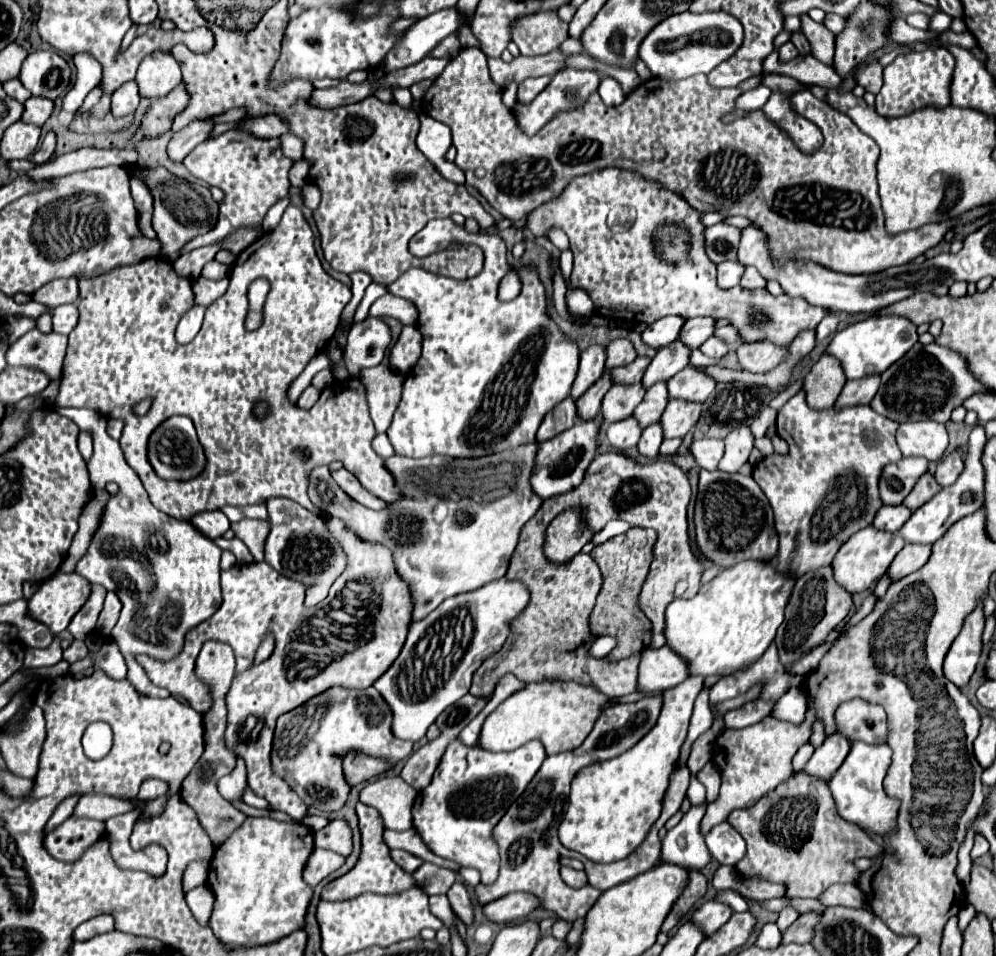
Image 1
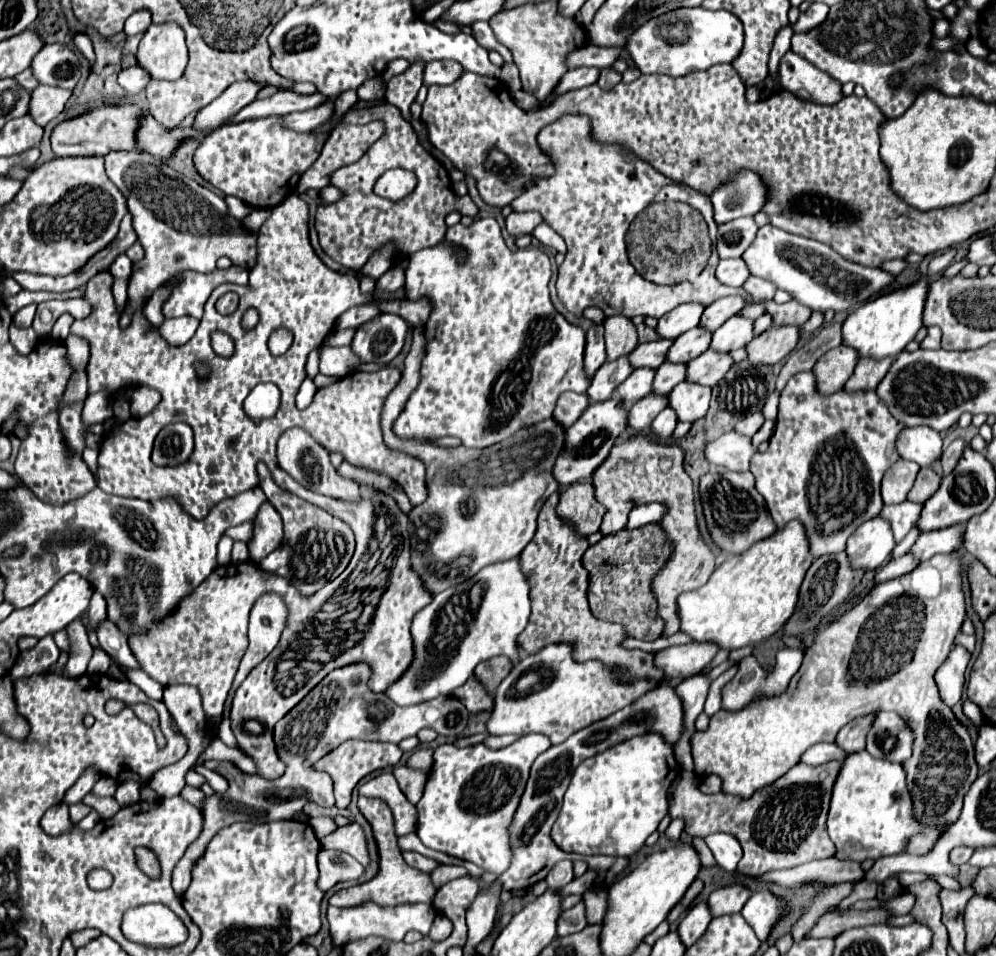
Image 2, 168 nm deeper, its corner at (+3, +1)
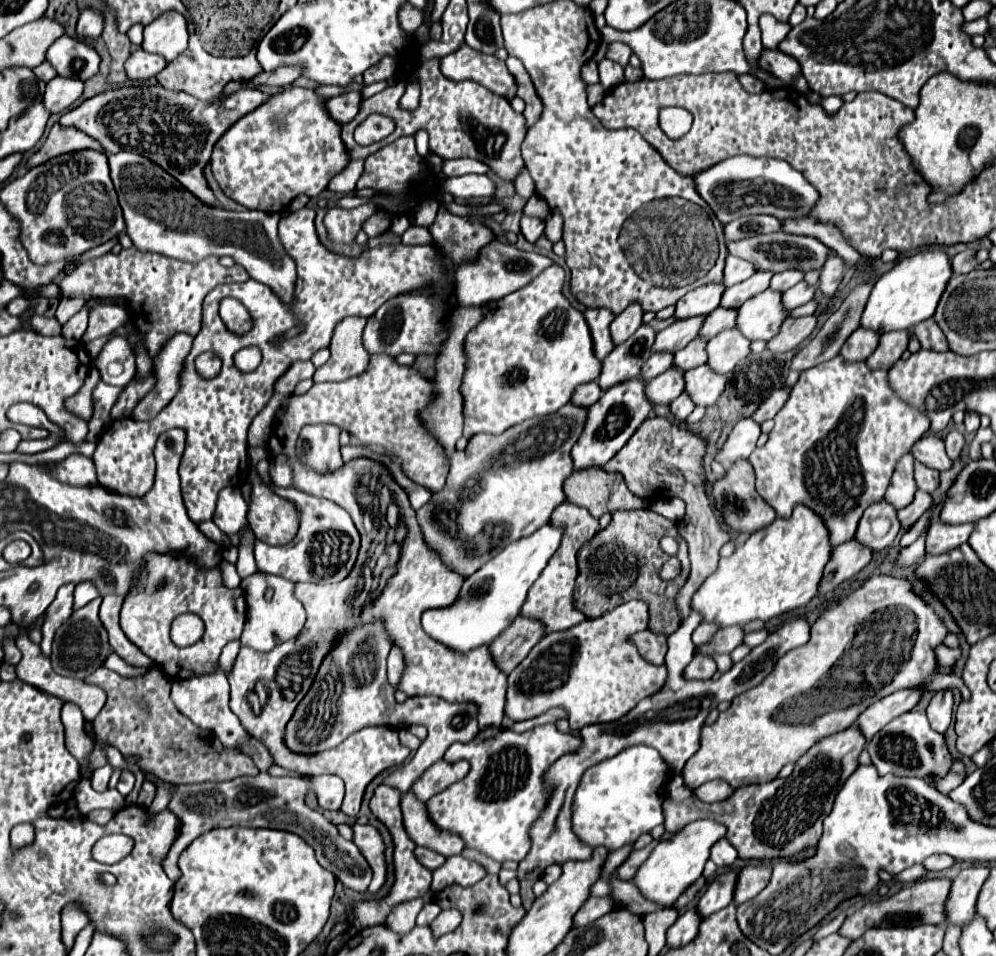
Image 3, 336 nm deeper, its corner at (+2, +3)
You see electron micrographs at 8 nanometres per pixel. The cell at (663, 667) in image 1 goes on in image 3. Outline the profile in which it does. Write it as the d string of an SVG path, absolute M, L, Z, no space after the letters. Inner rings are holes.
M741 626L721 628L721 630L713 636L713 640L711 640L709 644L699 646L699 654L705 654L705 656L711 656L711 654L715 654L715 652L719 652L719 654L725 652L725 654L729 654L729 652L733 652L733 650L743 642L743 636L745 636L745 632L743 632Z

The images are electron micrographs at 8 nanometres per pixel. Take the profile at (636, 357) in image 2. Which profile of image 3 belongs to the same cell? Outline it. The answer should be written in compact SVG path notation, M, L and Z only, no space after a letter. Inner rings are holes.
M695 316L695 318L687 318L687 320L677 320L669 328L661 330L657 334L657 340L655 340L655 352L661 352L661 350L677 352L677 348L683 348L683 344L689 344L697 336L697 332L703 326L705 318L707 316Z

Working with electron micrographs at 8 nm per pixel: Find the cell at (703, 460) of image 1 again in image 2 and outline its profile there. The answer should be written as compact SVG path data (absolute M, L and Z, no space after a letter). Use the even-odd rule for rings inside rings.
M734 430L720 436L714 442L706 444L706 460L712 466L726 466L734 472L746 472L750 466L750 458L754 454L754 448L750 444L750 438L742 438Z

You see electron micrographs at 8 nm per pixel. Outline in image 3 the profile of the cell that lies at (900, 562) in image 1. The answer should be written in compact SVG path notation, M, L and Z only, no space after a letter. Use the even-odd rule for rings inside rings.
M935 522L927 534L927 552L929 554L943 554L951 548L959 548L965 544L975 530L975 524L943 524Z

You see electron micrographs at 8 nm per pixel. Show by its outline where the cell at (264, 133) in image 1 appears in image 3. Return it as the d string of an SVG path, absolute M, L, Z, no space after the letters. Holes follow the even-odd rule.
M349 92L349 94L329 98L325 106L327 106L327 110L335 122L347 124L349 120L353 120L357 116L361 102L363 102L361 92Z

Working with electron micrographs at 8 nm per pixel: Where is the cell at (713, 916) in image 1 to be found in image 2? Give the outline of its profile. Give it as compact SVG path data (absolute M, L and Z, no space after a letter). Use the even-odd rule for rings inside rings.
M726 886L720 890L714 890L708 898L708 908L712 918L720 918L726 914L740 912L744 902L750 898L750 892L742 886Z

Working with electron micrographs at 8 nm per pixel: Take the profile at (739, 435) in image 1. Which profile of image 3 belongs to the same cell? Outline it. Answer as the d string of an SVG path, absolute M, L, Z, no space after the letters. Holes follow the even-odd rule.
M781 386L779 390L775 390L775 392L757 408L757 412L755 412L751 418L753 418L757 424L773 418L773 416L783 408L783 404L787 402L789 394L791 394L791 386Z

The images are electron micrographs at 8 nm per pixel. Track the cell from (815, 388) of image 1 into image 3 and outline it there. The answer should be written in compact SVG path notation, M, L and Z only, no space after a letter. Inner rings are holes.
M857 328L857 330L849 336L847 344L843 346L841 356L843 356L845 360L851 360L851 362L867 360L867 358L875 352L875 348L879 346L879 338L881 338L881 336L879 336L879 332L875 332L875 330Z

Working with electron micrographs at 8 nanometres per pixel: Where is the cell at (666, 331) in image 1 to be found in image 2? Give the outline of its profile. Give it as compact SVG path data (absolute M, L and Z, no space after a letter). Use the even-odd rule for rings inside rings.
M698 304L678 306L678 308L666 312L666 314L658 320L656 332L658 332L660 338L674 340L674 338L678 338L680 334L696 328L698 322L700 322L702 312L704 312L704 306L698 306Z

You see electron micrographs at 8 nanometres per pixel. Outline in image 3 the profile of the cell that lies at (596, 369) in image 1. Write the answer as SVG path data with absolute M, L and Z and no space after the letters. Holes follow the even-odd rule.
M587 308L585 318L591 328L593 342L595 342L595 354L599 356L599 360L603 360L611 352L611 346L613 346L613 340L609 334L609 324L613 322L615 316L607 308Z

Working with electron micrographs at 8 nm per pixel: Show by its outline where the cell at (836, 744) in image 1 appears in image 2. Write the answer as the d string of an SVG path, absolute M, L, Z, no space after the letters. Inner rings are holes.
M874 714L866 718L856 718L854 722L848 722L836 736L836 746L842 748L844 752L852 754L858 750L864 750L864 740L866 740L866 730L870 728L870 722L874 720Z

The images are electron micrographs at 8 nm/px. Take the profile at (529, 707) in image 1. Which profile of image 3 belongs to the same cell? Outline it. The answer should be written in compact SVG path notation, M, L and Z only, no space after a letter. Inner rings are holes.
M631 600L605 616L585 620L563 632L547 634L509 674L507 716L521 722L553 706L563 706L569 710L571 728L623 718L639 700L653 696L667 682L667 668L645 662L631 642L633 634L647 630L647 622L647 602Z

